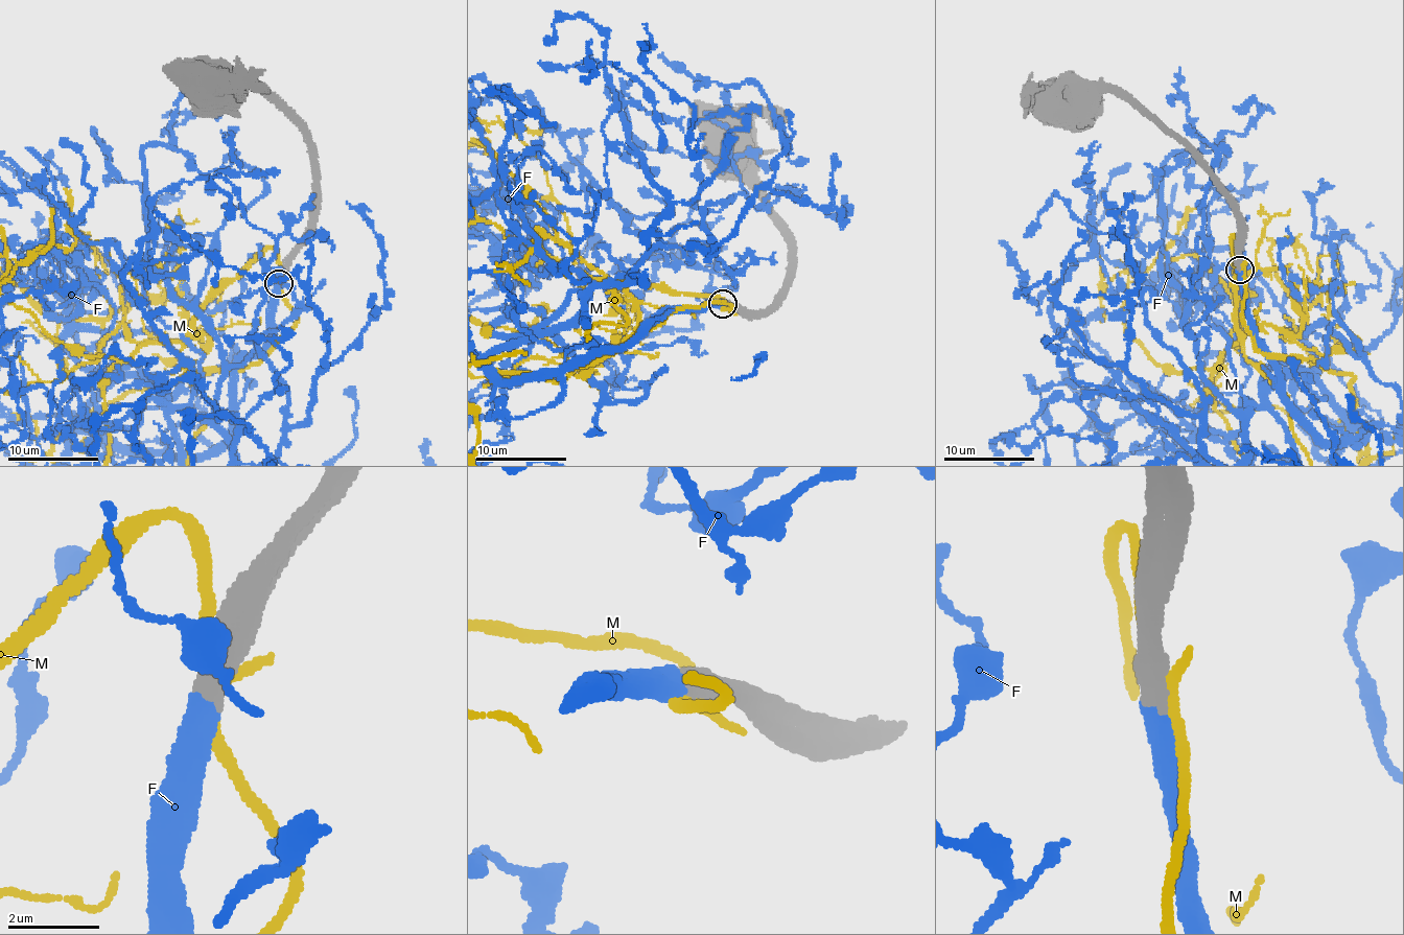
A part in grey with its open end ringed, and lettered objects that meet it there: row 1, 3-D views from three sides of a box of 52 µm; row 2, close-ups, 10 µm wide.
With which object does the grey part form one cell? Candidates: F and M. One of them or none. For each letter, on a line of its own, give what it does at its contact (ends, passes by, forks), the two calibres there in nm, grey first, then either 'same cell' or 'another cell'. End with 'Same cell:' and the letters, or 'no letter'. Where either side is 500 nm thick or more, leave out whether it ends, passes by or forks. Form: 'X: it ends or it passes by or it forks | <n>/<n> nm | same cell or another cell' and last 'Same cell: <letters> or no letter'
F: 550/480 nm | same cell
M: 750/220 nm | another cell
Same cell: F

